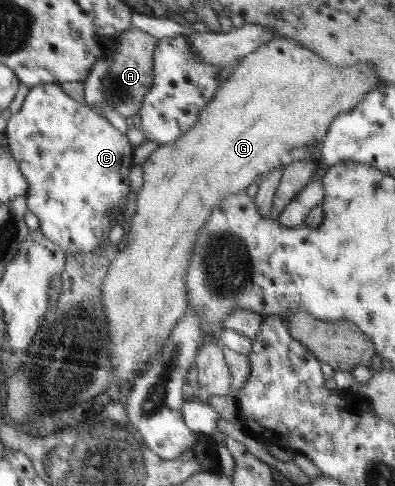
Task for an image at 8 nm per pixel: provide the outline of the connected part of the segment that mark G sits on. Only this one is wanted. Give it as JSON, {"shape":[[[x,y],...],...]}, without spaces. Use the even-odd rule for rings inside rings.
{"shape":[[[277,37],[267,44],[263,44],[256,48],[251,54],[244,57],[242,61],[233,69],[233,73],[223,81],[218,92],[213,96],[211,103],[204,108],[200,114],[199,121],[194,128],[191,128],[185,135],[179,136],[175,142],[159,145],[143,162],[143,186],[137,193],[135,204],[137,209],[133,214],[129,232],[127,232],[128,244],[119,250],[119,255],[109,262],[107,274],[103,279],[103,289],[101,289],[101,304],[105,308],[107,314],[107,326],[109,326],[109,336],[111,336],[111,366],[113,366],[113,376],[117,376],[121,382],[132,382],[147,368],[147,364],[155,357],[155,354],[163,348],[167,338],[171,336],[171,330],[177,326],[177,322],[183,318],[188,310],[189,298],[187,298],[187,290],[185,290],[185,271],[189,265],[189,257],[191,257],[191,249],[195,243],[197,232],[205,225],[207,218],[211,215],[213,207],[219,205],[219,201],[229,194],[237,194],[246,192],[247,187],[258,182],[271,169],[275,169],[280,164],[286,161],[288,153],[291,149],[301,148],[313,139],[323,140],[331,122],[339,115],[345,112],[350,112],[363,99],[363,96],[373,89],[379,88],[379,77],[375,73],[375,69],[369,63],[357,63],[350,67],[342,67],[339,65],[331,65],[327,63],[323,57],[317,53],[307,49],[305,45],[287,39],[287,37]]]}

